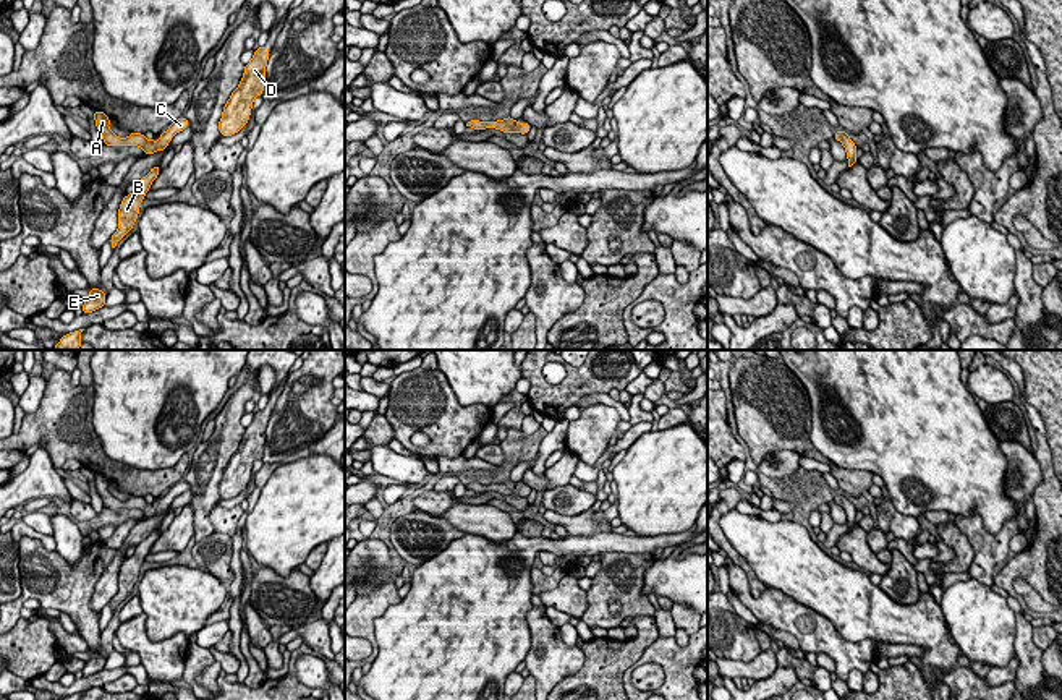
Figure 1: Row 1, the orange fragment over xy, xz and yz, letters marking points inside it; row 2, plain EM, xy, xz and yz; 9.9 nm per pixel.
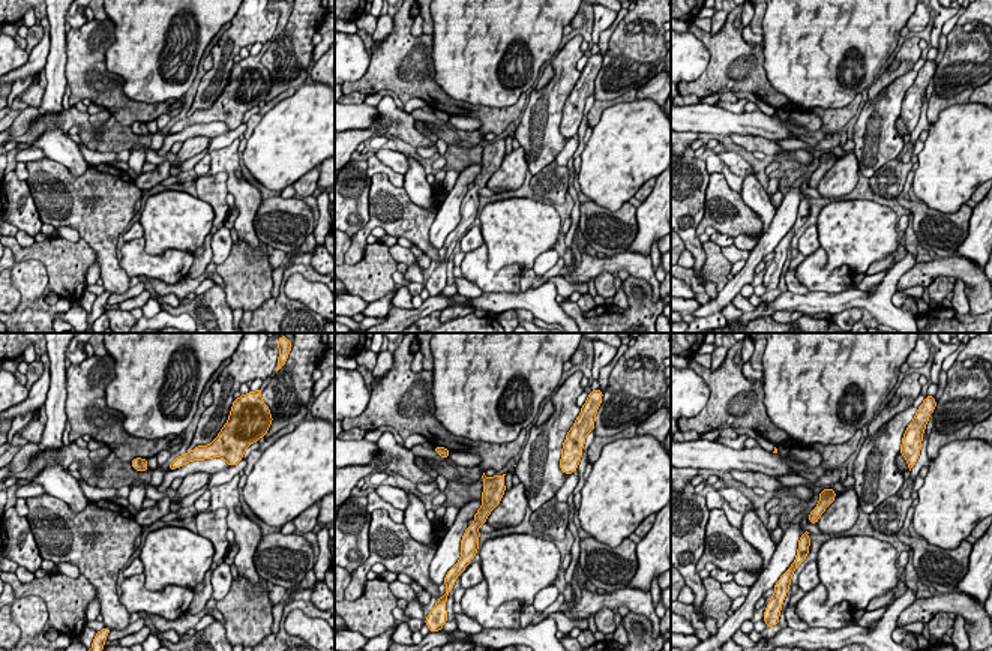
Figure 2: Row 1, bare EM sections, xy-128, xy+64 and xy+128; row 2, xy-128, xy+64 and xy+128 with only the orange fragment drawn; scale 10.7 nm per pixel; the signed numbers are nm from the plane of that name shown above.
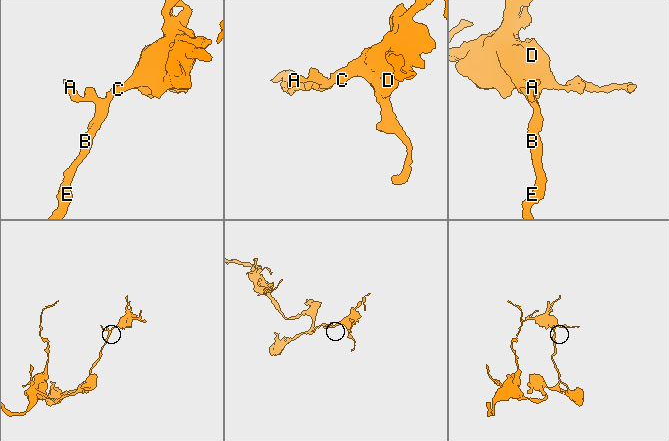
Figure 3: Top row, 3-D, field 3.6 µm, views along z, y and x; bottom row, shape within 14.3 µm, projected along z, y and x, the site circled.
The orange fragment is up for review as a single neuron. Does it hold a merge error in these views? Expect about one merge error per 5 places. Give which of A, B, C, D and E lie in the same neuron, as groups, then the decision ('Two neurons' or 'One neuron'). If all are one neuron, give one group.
Groups: A B C D E. One neuron

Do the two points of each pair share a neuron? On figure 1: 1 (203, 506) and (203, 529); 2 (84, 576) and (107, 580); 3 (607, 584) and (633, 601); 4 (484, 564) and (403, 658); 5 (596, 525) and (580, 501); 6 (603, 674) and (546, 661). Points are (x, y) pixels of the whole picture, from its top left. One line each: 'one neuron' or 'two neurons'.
1: one neuron
2: two neurons
3: one neuron
4: one neuron
5: two neurons
6: two neurons

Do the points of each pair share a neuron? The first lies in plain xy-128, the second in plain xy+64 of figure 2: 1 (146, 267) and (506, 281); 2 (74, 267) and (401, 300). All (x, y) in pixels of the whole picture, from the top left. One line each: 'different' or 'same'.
1: same
2: different

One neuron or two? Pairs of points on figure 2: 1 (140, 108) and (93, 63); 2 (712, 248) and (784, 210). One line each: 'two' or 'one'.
1: one
2: two

